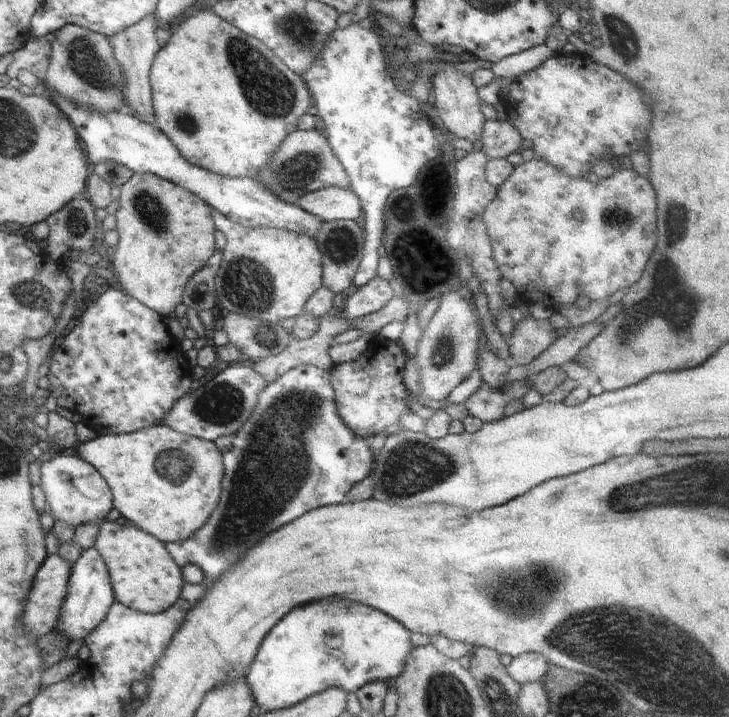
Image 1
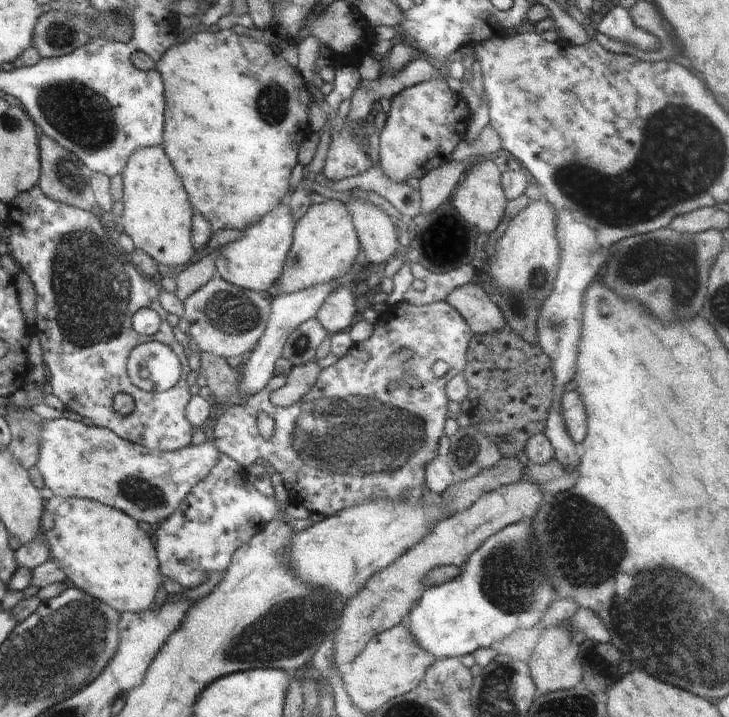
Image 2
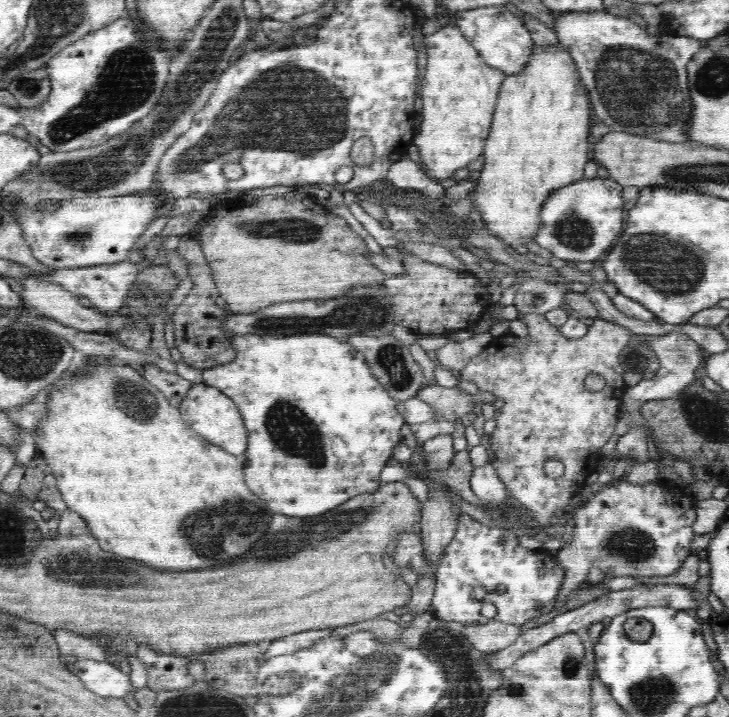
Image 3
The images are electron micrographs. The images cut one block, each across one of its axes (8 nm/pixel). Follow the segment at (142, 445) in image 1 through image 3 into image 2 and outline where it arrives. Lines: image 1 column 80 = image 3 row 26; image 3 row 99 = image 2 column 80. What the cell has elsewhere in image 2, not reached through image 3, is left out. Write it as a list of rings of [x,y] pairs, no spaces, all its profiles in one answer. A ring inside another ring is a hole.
[[[67,418],[45,419],[40,422],[40,446],[38,446],[38,462],[35,464],[43,476],[44,484],[57,497],[80,497],[95,500],[105,505],[121,509],[137,523],[159,524],[166,520],[184,502],[190,490],[208,476],[221,456],[220,450],[212,440],[204,441],[198,446],[191,444],[178,452],[156,452],[142,444],[134,444],[124,440],[110,429],[100,428],[95,424],[84,424],[78,420]]]

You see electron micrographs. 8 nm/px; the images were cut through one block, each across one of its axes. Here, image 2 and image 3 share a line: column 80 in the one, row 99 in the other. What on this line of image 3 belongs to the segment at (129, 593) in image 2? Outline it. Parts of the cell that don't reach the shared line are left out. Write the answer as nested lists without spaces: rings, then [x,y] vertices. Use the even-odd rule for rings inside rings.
[[[535,46],[524,70],[512,74],[501,83],[500,93],[493,112],[489,136],[482,155],[484,166],[476,188],[474,220],[502,242],[534,240],[542,228],[542,206],[563,186],[584,178],[584,165],[591,159],[590,127],[592,108],[589,93],[581,81],[569,51],[560,46]]]

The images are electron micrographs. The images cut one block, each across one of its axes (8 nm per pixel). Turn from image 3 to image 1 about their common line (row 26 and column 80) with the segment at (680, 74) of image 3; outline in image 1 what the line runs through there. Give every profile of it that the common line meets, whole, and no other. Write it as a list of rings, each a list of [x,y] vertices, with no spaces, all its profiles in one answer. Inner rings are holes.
[[[88,548],[84,550],[80,557],[74,562],[73,575],[70,578],[69,592],[64,600],[64,606],[60,610],[60,618],[56,630],[60,640],[83,640],[102,620],[106,619],[106,612],[113,607],[114,596],[112,594],[112,582],[110,581],[109,569],[106,568],[106,562],[102,558],[101,553],[96,548]]]

